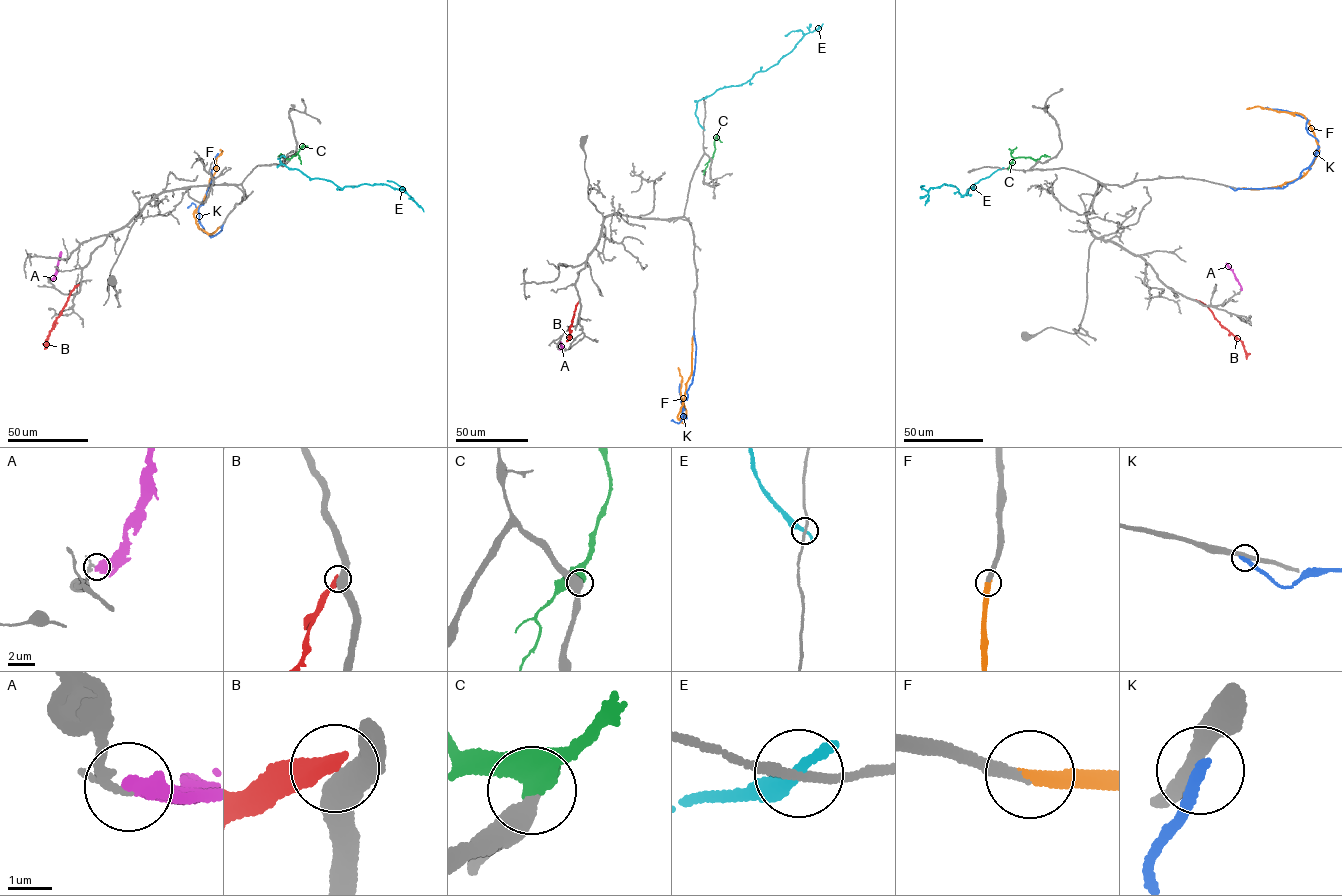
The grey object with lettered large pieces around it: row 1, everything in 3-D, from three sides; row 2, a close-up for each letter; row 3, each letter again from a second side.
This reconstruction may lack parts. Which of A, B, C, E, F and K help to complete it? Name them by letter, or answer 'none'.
F

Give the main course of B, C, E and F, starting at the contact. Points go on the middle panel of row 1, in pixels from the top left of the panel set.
B: (579, 301), (568, 337)
C: (712, 159), (715, 137), (722, 142)
E: (704, 129), (695, 114), (698, 101), (765, 71), (823, 23)
F: (692, 337), (691, 373), (677, 417), (682, 422), (686, 410), (678, 367)

